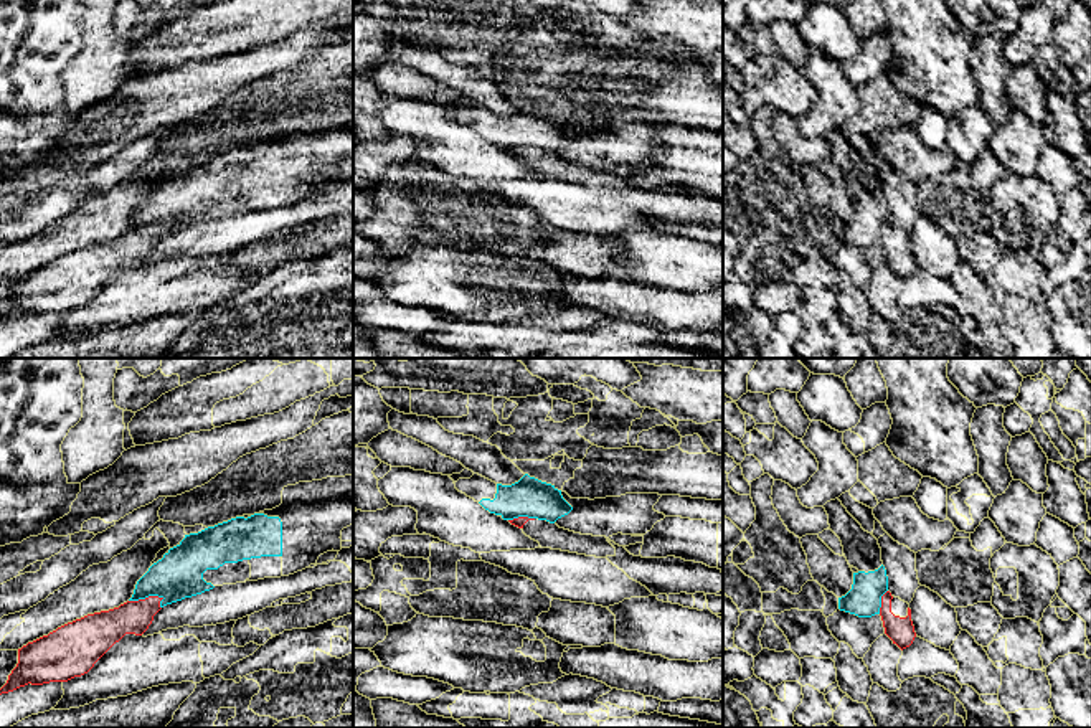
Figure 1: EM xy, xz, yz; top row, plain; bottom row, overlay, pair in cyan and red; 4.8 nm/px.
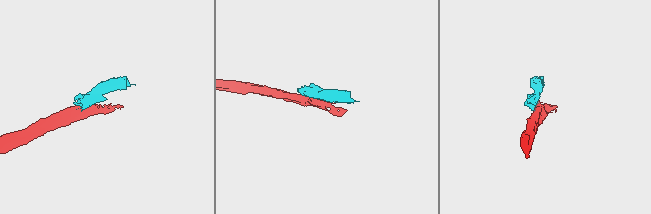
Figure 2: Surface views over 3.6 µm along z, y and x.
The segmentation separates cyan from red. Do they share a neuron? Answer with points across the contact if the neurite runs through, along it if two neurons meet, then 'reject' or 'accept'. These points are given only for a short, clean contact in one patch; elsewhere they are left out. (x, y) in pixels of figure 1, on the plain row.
border xy (164, 228), (146, 226), (129, 231); reject

